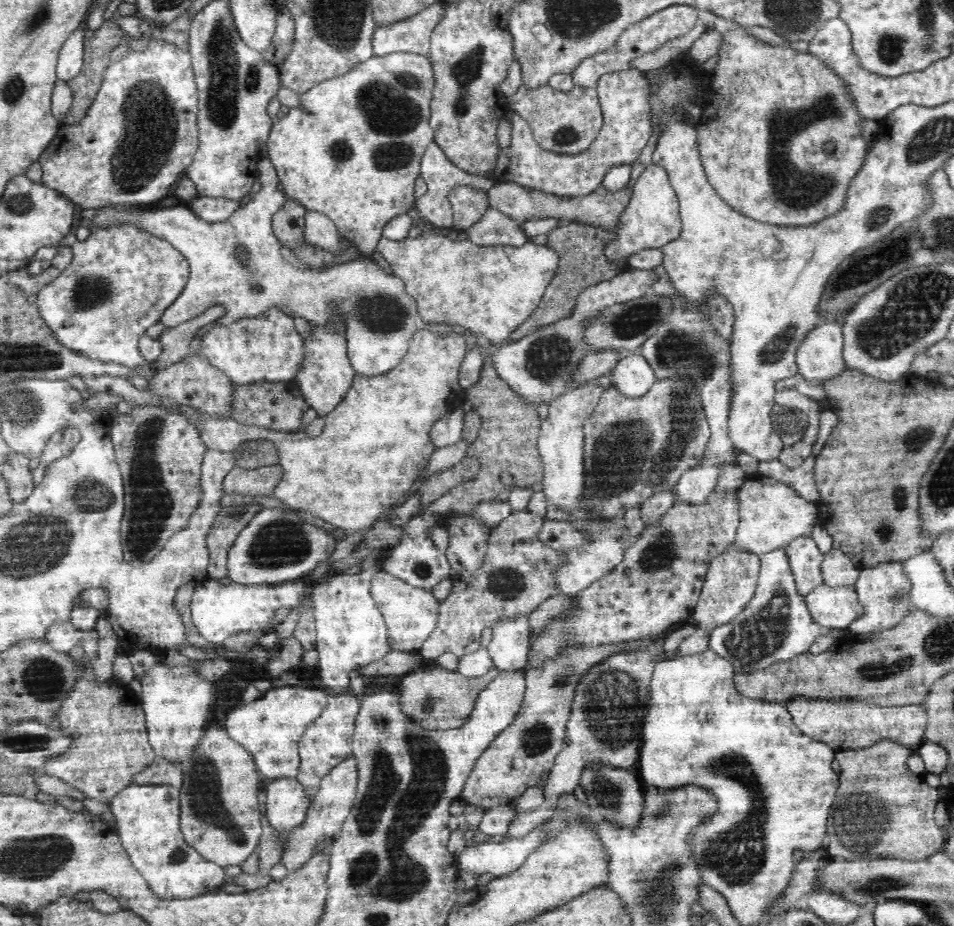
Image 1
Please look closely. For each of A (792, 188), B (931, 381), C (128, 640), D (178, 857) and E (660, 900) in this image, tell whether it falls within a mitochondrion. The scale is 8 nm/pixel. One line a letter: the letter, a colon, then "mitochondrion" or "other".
A: mitochondrion
B: other
C: other
D: mitochondrion
E: mitochondrion

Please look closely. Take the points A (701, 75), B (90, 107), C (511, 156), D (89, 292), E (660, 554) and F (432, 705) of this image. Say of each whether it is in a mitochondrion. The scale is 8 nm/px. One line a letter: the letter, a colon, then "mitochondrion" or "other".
A: other
B: other
C: other
D: mitochondrion
E: mitochondrion
F: mitochondrion

